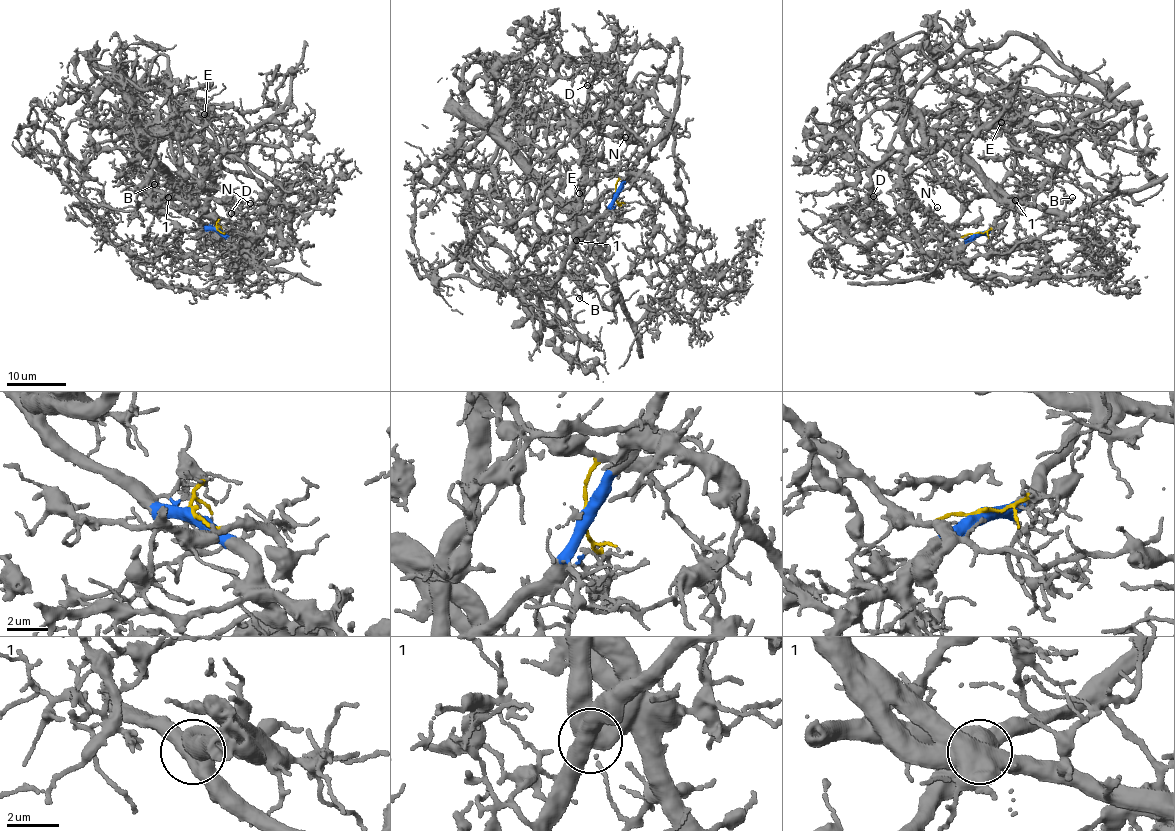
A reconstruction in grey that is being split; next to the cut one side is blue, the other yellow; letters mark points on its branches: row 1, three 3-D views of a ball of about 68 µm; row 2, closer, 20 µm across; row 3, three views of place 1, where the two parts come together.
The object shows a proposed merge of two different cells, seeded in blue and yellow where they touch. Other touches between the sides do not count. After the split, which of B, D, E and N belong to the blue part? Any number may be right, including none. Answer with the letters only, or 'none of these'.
B

